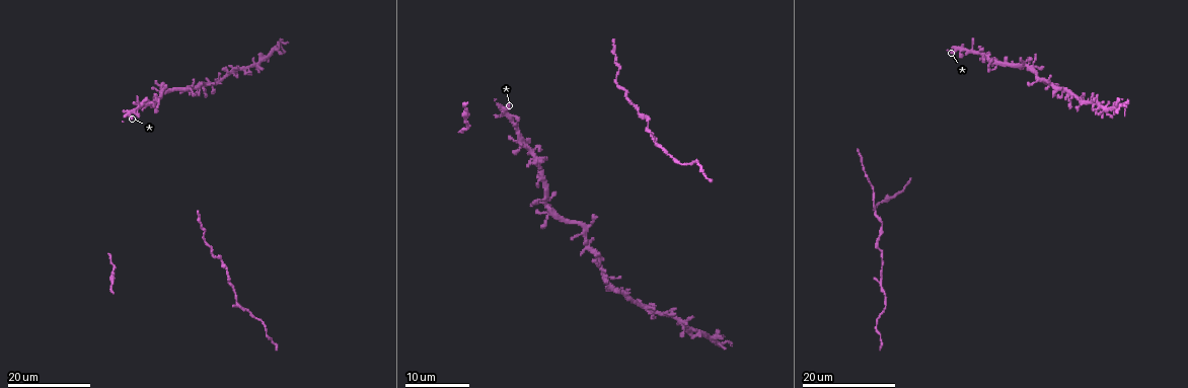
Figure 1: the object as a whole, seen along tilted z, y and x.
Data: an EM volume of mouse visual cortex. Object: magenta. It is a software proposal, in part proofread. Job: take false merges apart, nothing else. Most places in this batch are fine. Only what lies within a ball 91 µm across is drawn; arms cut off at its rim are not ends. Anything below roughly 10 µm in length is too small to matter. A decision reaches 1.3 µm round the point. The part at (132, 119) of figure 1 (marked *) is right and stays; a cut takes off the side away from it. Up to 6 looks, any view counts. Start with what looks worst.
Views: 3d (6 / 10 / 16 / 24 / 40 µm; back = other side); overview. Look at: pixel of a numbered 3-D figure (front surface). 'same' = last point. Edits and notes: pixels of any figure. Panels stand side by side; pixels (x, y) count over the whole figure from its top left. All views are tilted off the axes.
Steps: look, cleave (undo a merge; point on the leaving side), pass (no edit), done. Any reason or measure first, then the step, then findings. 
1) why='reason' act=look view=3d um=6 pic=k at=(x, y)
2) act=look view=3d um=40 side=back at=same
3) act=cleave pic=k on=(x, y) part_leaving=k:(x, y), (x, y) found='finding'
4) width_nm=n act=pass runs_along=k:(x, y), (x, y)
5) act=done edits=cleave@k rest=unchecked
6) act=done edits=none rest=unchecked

why='thick turns thin' act=look view=3d um=16 pic=1 at=(881, 283)

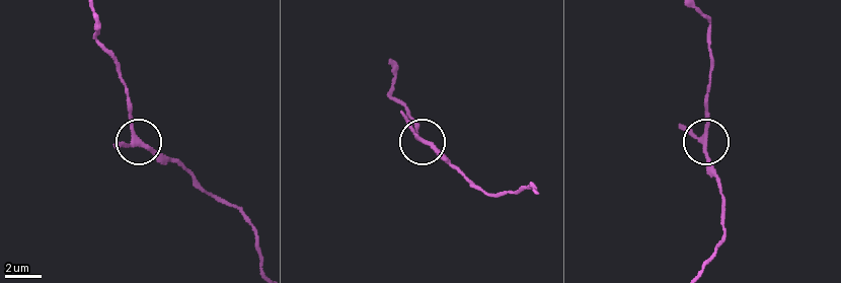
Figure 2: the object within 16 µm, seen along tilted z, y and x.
act=look view=3d um=10 pic=2 at=(137, 139)

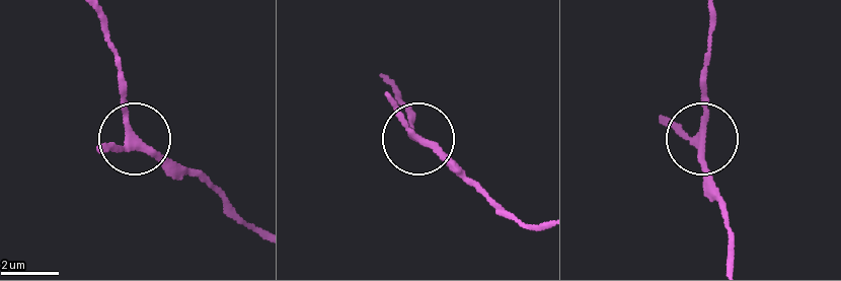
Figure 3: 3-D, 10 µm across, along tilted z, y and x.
arms=3 act=pass found='all the same neuron'

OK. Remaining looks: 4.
why='sudden change in width' act=look view=3d um=24 pic=1 at=(648, 127)

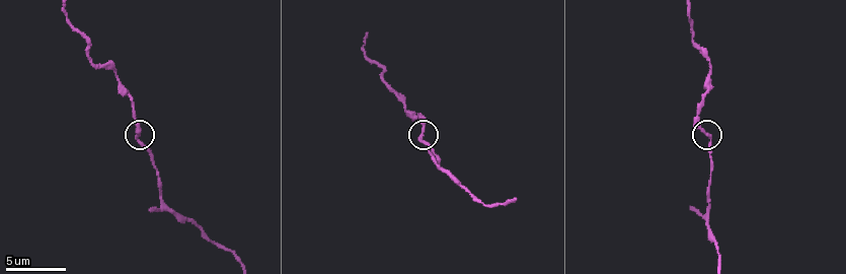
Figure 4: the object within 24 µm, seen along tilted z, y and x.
act=look view=3d um=10 pic=4 at=(708, 132)

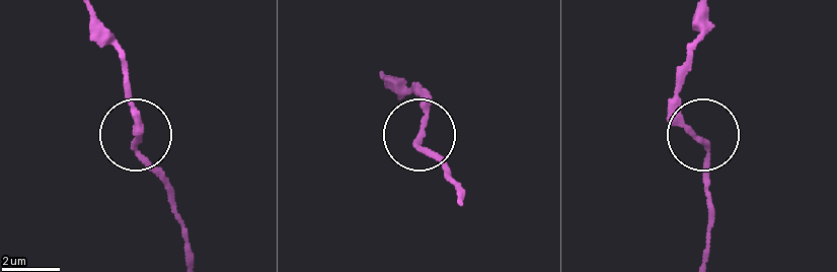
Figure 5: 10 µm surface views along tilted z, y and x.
act=pass runs_along=5:(381, 77), (421, 95), (415, 139), (445, 166) found='all the same neuron'

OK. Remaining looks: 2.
why='thick turns thin' act=look view=3d um=10 pic=4 at=(91, 62)

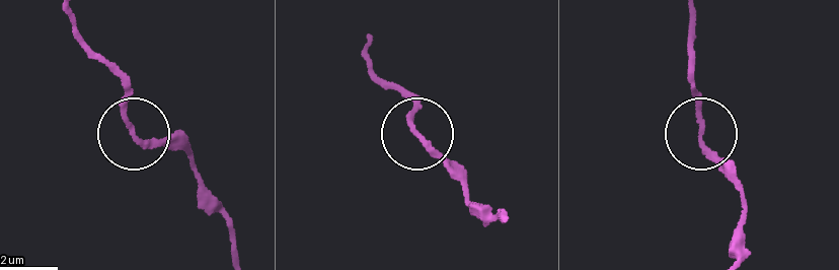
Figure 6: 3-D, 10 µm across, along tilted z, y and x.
act=pass found='continuous, no second neuron'

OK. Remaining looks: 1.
act=done edits=none rest=unchecked

